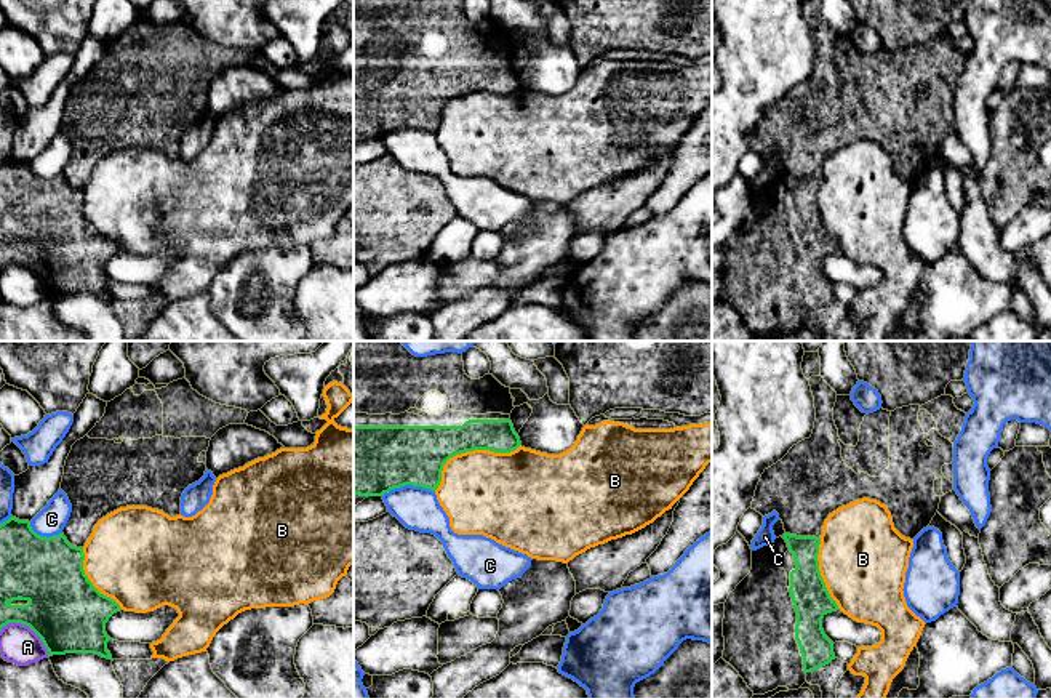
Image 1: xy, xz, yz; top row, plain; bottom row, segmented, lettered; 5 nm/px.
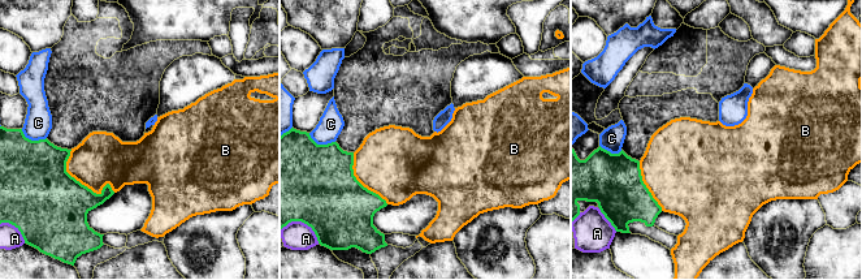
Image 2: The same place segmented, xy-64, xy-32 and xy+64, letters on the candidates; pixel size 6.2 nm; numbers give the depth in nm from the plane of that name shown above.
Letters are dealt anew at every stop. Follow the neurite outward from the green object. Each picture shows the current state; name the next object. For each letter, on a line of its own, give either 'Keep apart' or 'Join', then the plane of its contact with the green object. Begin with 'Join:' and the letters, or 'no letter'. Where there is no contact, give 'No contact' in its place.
Join: no letter
A: Keep apart. Touches green in xy
B: Keep apart. Touches green in xz
C: Keep apart. Touches green in xz

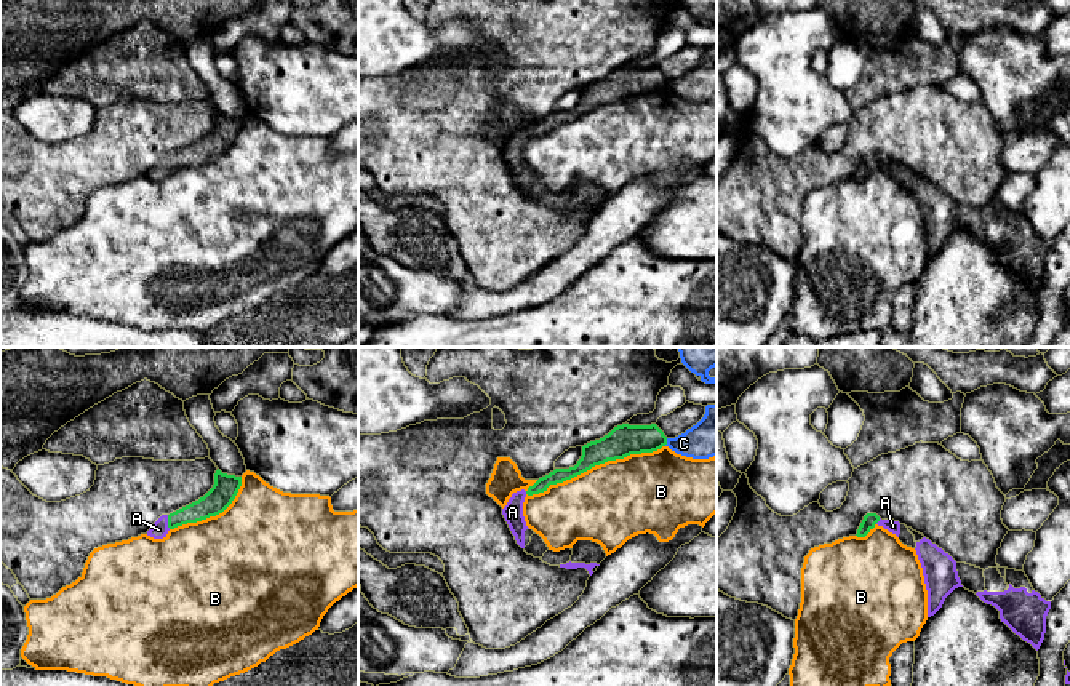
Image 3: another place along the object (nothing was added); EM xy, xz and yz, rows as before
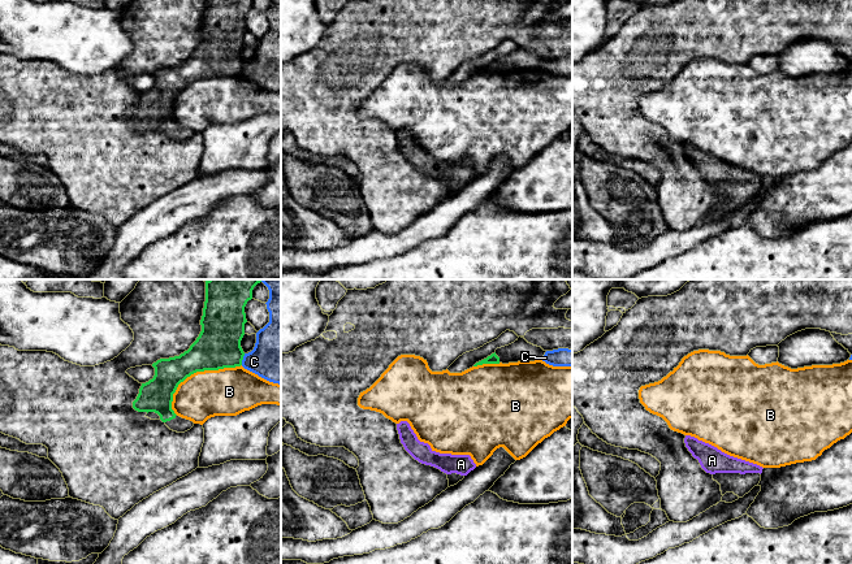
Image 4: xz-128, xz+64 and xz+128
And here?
Join: A
A: Join. Touches green in xy
B: Keep apart. Touches green in xz
C: Keep apart. Touches green in xz

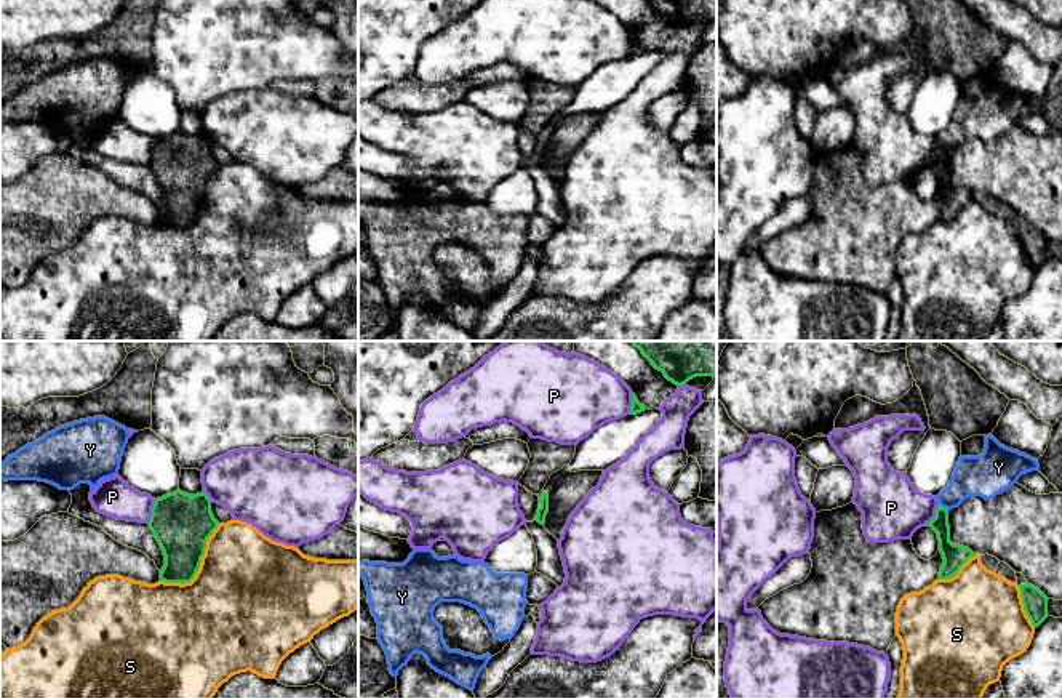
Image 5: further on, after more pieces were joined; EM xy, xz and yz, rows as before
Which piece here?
Join: no letter
P: Keep apart. Touches green in xy
S: Keep apart. Touches green in xy
Y: Keep apart. Touches green in yz

